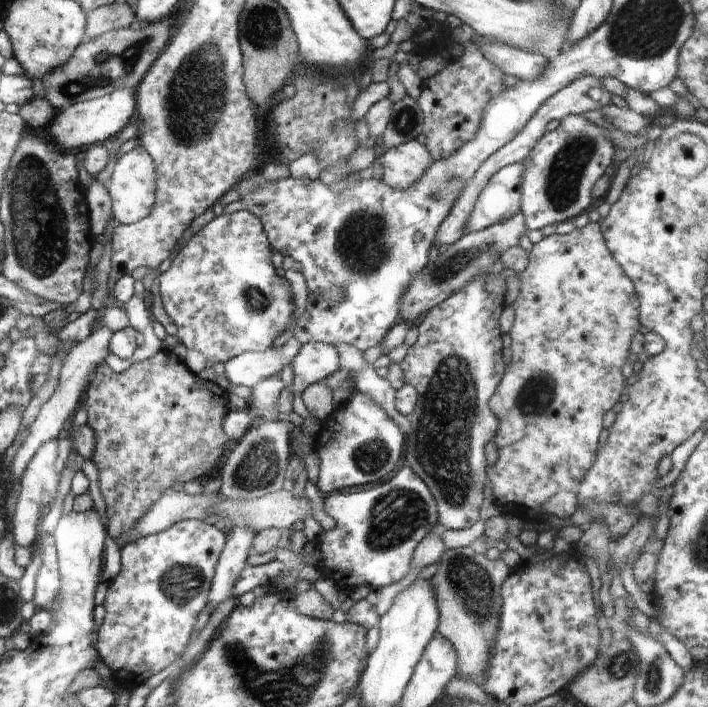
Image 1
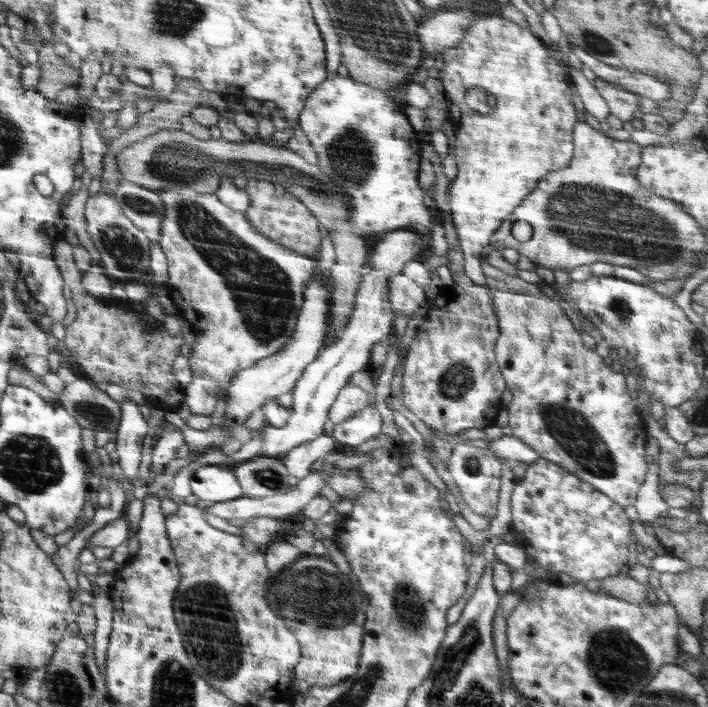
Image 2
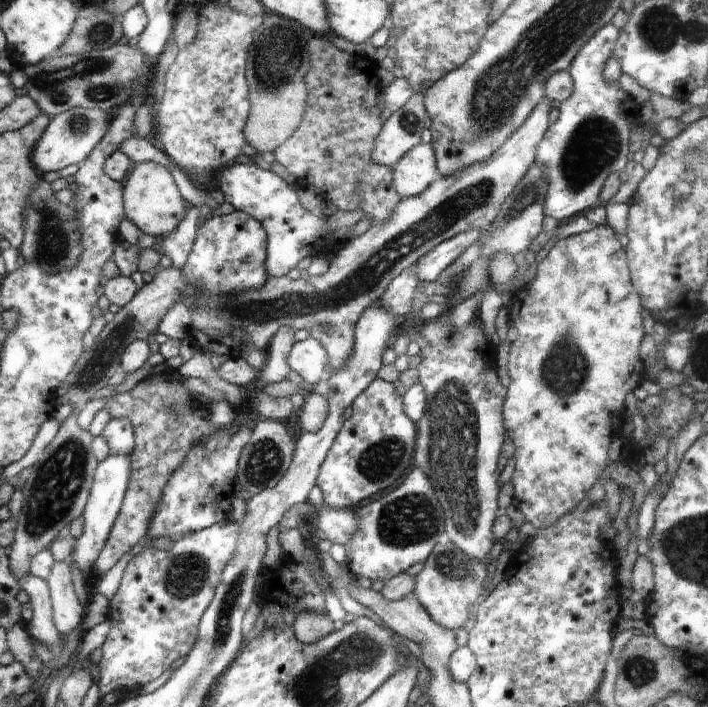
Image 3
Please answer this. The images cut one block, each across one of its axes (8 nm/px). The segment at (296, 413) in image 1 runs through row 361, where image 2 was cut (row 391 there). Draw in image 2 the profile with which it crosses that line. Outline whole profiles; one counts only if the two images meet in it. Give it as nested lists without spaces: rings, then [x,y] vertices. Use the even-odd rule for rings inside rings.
[[[400,228],[379,235],[373,244],[373,250],[367,258],[369,270],[361,277],[360,286],[354,297],[354,312],[348,324],[344,325],[342,334],[337,341],[328,343],[316,357],[314,362],[306,366],[291,394],[294,398],[292,414],[285,426],[276,428],[265,425],[262,428],[261,456],[281,458],[291,449],[311,442],[328,431],[330,408],[342,388],[348,385],[348,380],[354,372],[370,366],[370,355],[374,344],[386,342],[392,335],[394,327],[394,310],[388,300],[388,279],[402,273],[404,264],[415,259],[427,239],[411,228]]]

